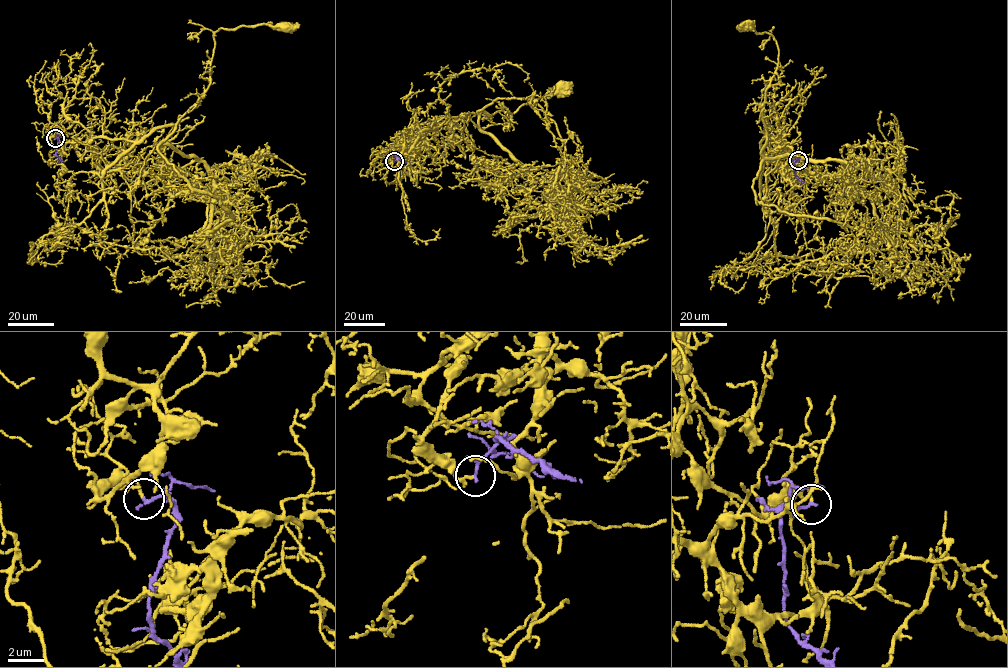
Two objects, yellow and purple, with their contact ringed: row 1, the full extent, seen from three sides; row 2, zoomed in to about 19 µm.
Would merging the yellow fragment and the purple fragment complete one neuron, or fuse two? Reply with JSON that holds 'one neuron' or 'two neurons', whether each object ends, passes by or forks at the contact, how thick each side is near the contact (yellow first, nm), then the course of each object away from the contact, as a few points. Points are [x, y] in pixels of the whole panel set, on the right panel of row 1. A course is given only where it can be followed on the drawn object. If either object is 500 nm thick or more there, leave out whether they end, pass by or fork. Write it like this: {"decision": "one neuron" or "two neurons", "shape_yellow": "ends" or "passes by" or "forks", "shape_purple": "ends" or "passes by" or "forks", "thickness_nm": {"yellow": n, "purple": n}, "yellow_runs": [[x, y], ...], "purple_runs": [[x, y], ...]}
{"decision": "two neurons", "shape_yellow": "passes by", "shape_purple": "passes by", "thickness_nm": {"yellow": 100, "purple": 120}, "yellow_runs": [[798, 160], [767, 145], [762, 158], [766, 129], [762, 113], [778, 45], [770, 34], [743, 25]], "purple_runs": [[798, 160], [794, 162], [794, 175], [804, 182]]}

